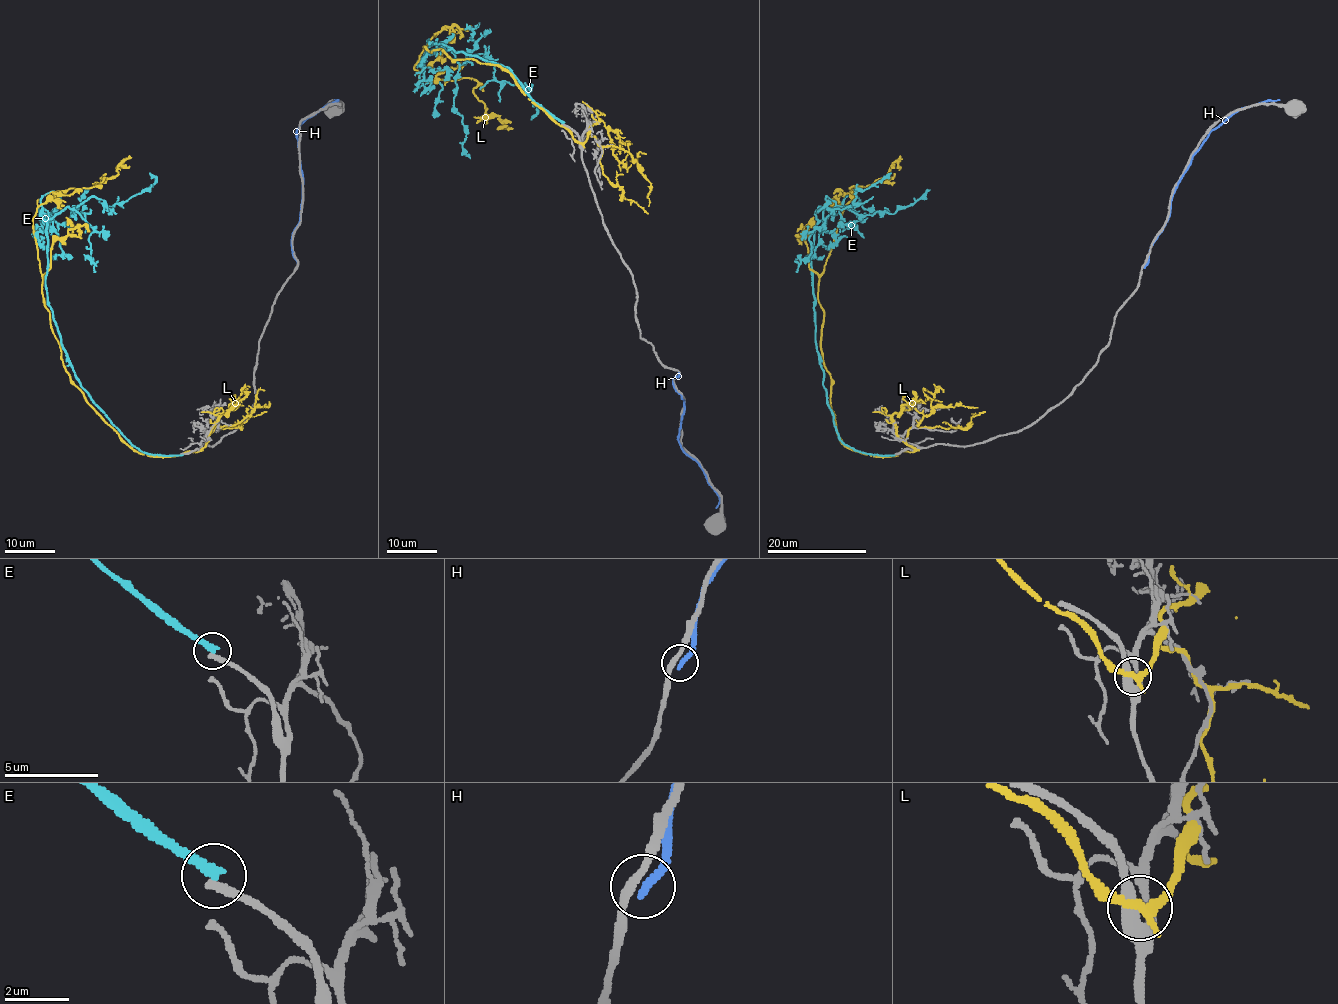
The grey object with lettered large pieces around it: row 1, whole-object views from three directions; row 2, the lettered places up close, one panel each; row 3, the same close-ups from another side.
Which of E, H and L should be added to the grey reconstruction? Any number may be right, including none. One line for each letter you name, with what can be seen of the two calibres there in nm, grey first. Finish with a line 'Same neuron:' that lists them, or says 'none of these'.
Same neuron: none of these

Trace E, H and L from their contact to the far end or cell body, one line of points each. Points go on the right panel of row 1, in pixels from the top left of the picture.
E: (894, 454), (838, 437), (815, 342), (811, 246), (815, 212), (835, 205), (825, 198), (848, 208), (891, 173)
H: (1145, 266), (1151, 244), (1167, 220), (1174, 187), (1193, 153), (1212, 131), (1240, 108), (1279, 100)
L: (914, 451), (875, 457), (840, 439), (817, 299), (851, 187), (887, 178), (894, 162), (901, 168)

